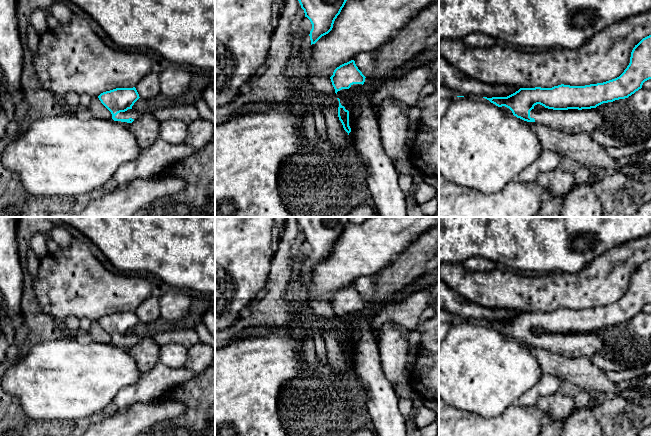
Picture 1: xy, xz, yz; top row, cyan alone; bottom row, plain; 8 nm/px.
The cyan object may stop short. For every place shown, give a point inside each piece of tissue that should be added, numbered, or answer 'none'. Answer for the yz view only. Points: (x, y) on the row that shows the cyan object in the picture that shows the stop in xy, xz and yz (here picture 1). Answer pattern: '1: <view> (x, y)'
1: yz (572, 120)

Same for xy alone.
1: xy (130, 113)

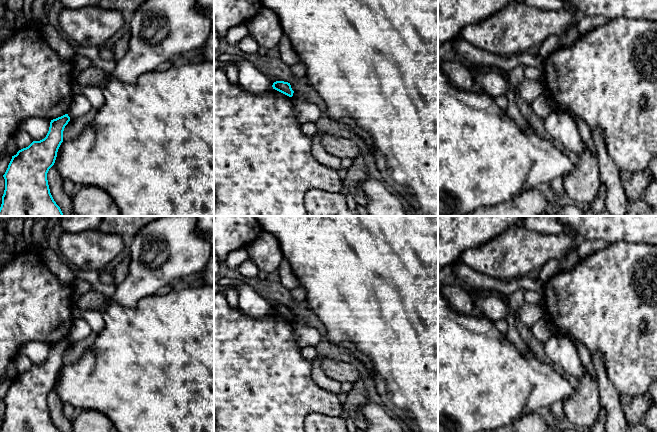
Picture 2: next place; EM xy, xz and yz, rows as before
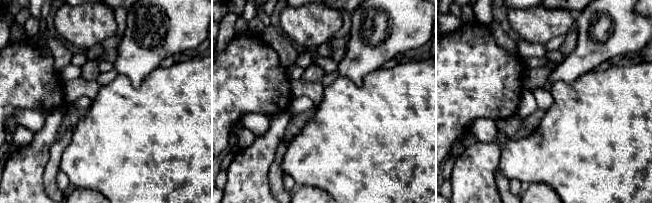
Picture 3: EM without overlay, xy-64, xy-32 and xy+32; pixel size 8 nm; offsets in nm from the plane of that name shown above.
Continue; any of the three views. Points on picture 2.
none

